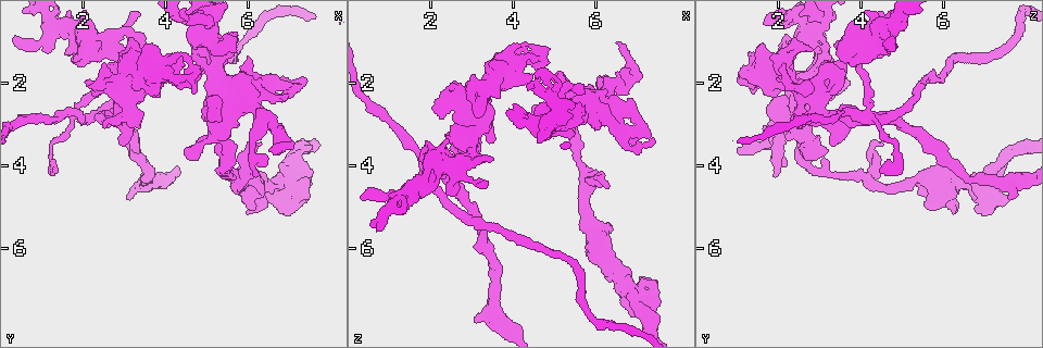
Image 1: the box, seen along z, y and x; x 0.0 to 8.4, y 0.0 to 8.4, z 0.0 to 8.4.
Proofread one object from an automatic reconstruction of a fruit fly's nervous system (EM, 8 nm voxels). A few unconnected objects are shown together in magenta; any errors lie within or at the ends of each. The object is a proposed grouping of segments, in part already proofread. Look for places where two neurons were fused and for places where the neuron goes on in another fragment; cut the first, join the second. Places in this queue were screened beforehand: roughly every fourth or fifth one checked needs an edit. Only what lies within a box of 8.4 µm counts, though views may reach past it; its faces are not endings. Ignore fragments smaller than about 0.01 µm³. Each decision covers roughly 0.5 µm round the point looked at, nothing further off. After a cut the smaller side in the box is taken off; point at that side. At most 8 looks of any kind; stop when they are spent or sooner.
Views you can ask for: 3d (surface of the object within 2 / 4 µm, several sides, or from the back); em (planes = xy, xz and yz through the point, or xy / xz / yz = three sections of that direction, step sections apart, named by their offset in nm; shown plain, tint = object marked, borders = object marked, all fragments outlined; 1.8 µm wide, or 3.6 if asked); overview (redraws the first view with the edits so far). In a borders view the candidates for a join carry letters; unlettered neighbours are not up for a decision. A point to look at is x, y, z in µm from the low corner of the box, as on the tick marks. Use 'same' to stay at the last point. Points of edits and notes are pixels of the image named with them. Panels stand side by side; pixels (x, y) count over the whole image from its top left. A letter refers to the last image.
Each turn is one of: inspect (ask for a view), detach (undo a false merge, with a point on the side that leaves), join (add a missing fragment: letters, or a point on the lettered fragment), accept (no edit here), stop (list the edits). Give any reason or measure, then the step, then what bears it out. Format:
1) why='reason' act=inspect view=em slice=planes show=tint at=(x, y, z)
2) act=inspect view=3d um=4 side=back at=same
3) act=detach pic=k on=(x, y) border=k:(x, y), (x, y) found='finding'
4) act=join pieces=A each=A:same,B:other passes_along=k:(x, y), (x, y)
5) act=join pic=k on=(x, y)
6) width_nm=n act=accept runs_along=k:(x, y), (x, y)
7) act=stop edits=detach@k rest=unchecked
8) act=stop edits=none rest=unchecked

why='small branch off a trunk' act=inspect view=3d um=2 at=(5.25, 3.20, 2.55)

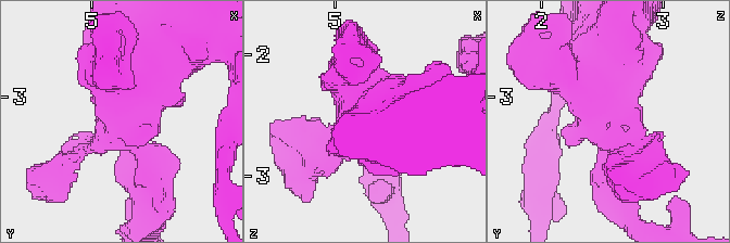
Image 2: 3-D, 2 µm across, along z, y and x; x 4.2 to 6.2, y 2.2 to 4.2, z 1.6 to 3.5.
arms=4 act=inspect view=em slice=planes show=tint at=(5.28, 3.22, 2.50)

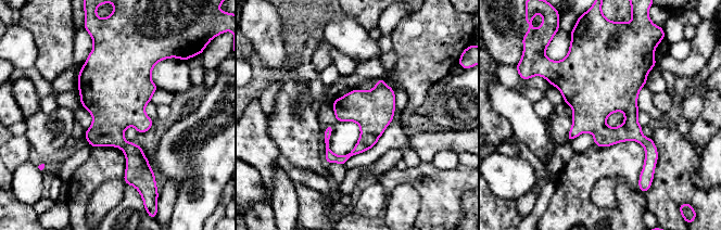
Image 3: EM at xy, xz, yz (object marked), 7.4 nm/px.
why='see the neighbours' act=inspect view=em slice=planes show=borders at=same

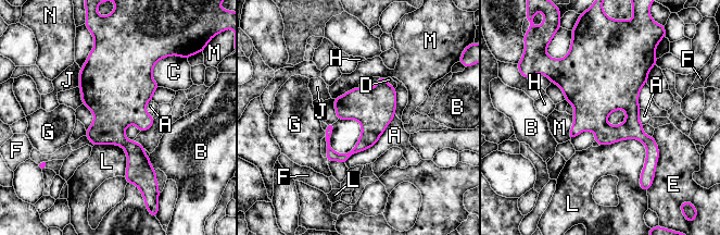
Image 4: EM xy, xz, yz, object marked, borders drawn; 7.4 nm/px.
width_nm=300 act=accept each=A:other,B:other,C:other,D:other,E:other,F:other,G:other,H:other,J:other,L:other,M:other,N:other border=4:(358, 86), (335, 99) found='all the same neuron'

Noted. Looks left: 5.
why='calibre changes' act=inspect view=3d um=2 at=(6.90, 1.95, 3.20)

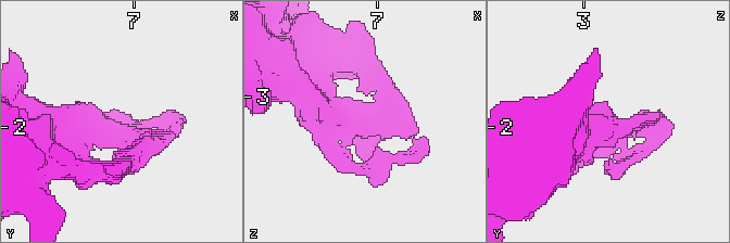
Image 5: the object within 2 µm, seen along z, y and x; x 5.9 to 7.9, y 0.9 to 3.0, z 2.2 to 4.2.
act=inspect view=em slice=yz step=4 show=tint at=(6.86, 2.00, 3.24)

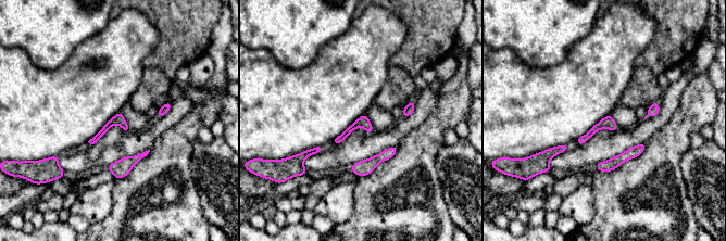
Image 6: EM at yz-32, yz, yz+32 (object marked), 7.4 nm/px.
act=inspect view=em slice=planes show=borders at=same

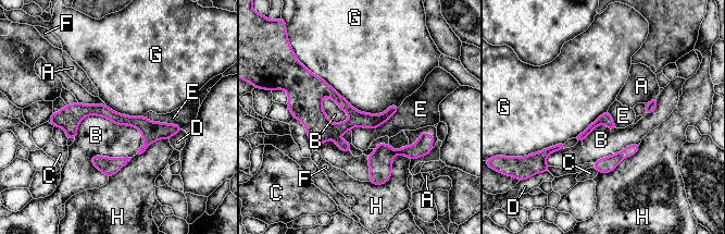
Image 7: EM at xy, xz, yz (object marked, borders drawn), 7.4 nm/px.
width_nm=80 longest_contact=G:750nm act=accept each=A:other,B:other,C:other,D:other,E:other,F:other,G:other,H:other found='all the same neuron'

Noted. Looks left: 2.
why='thick turns thin' act=inspect view=em slice=planes show=tint at=(1.75, 0.65, 4.45)

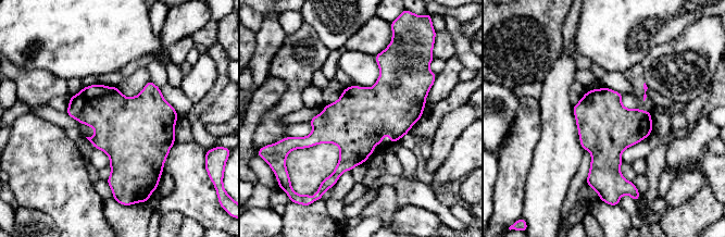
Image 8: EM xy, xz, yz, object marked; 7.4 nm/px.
act=inspect view=em slice=planes show=borders at=same

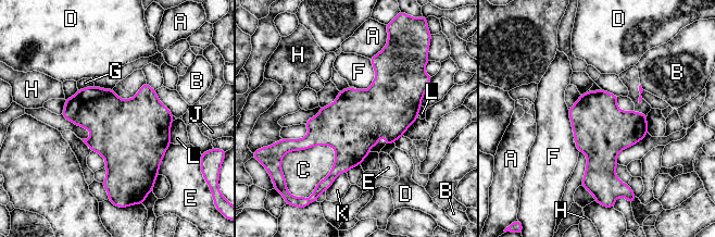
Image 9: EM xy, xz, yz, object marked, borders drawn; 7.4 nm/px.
act=accept each=A:other,B:other,C:other,D:other,E:other,F:other,G:other,H:other,J:other,K:other,L:other border=9:(368, 59), (375, 78), (356, 89) found='continuous, no second neuron'

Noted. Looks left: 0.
act=stop edits=none rest=unchecked

